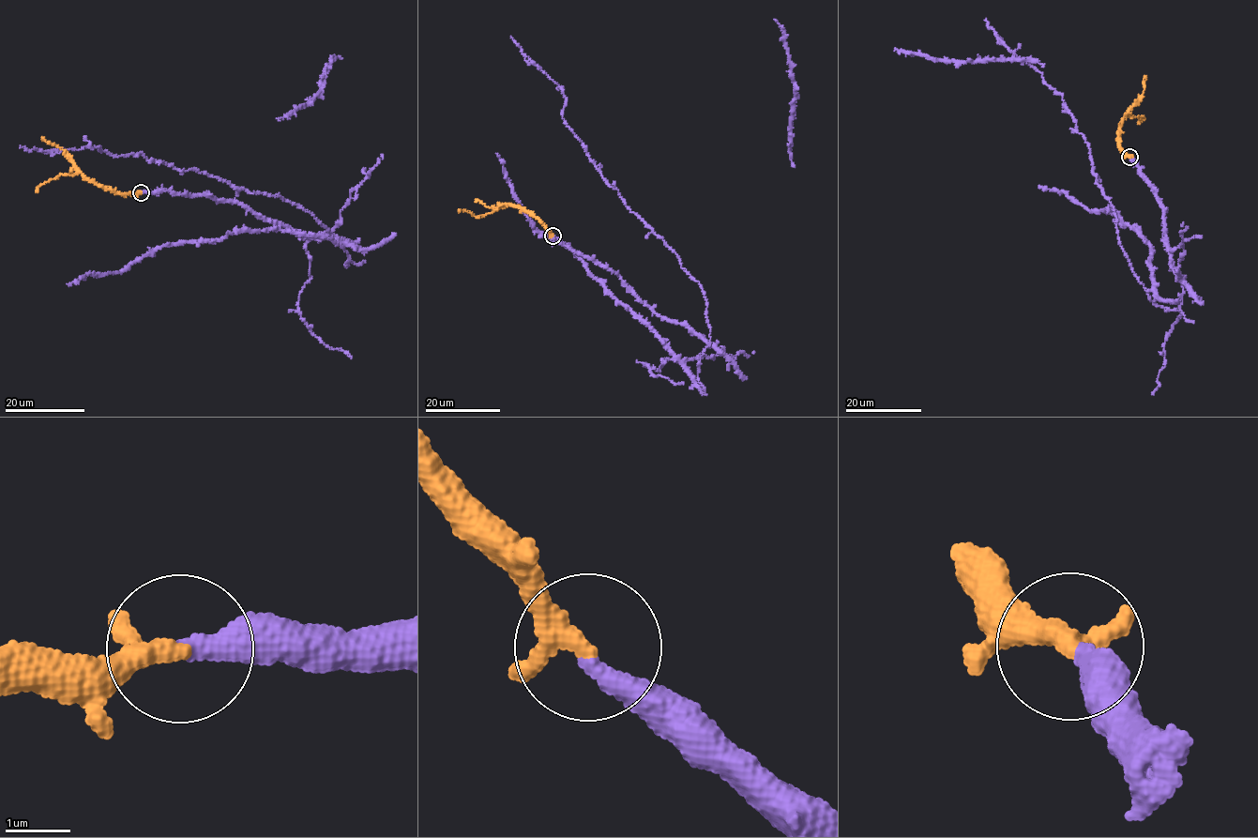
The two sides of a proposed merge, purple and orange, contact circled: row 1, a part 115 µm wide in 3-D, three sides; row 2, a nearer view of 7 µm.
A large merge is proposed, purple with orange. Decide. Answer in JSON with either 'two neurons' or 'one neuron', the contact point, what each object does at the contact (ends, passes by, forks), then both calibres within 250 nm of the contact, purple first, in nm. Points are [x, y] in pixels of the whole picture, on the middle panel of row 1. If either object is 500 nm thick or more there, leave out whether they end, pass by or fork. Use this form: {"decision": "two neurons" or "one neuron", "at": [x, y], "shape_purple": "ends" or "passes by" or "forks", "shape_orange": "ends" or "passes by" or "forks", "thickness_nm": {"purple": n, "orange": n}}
{"decision": "one neuron", "at": [553, 236], "shape_purple": "ends", "shape_orange": "passes by", "thickness_nm": {"purple": 360, "orange": 280}}

